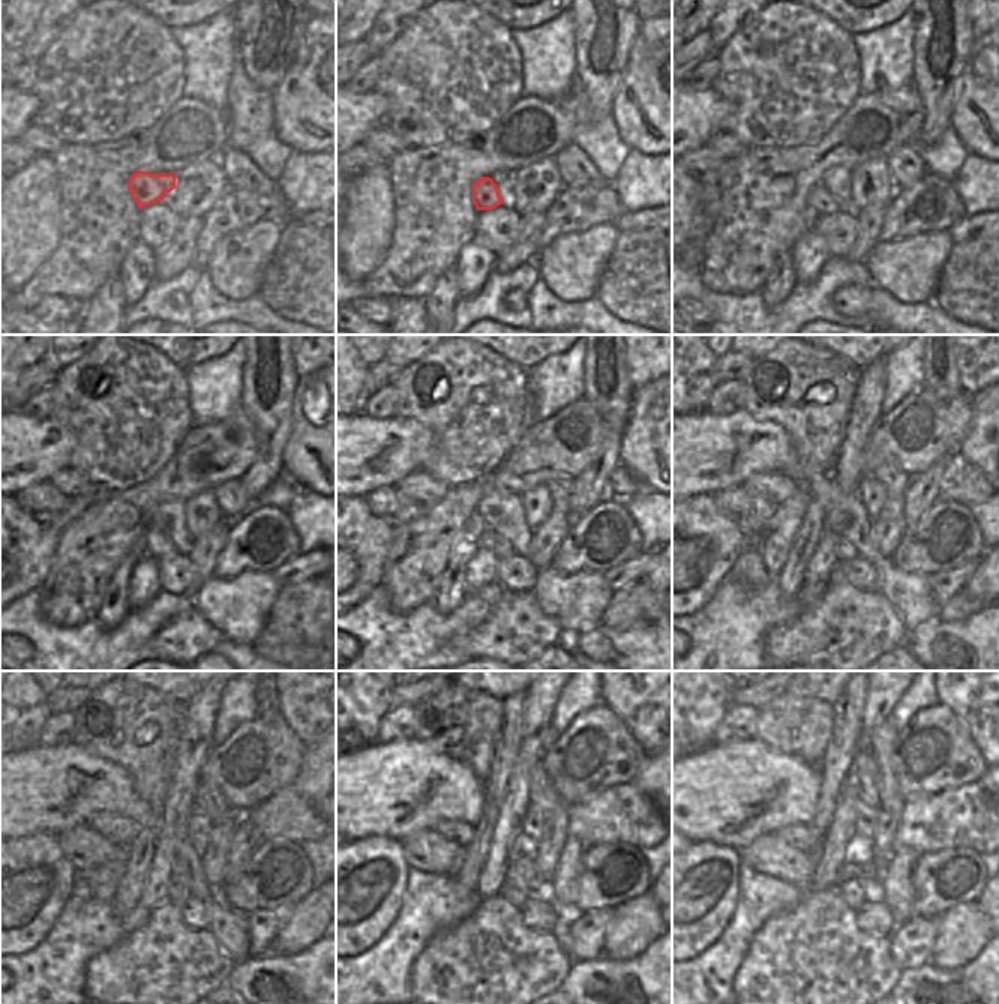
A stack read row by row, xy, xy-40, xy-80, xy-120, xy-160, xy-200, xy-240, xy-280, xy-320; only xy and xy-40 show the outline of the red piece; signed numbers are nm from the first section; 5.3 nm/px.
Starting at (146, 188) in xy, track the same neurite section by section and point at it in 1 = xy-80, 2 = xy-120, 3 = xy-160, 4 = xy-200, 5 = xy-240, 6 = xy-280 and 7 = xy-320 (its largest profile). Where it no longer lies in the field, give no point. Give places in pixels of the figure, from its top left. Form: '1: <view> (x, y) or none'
1: xy-80 (821, 203)
2: xy-120 (156, 544)
3: xy-160 (497, 544)
4: xy-200 (845, 551)
5: xy-240 (177, 893)
6: xy-280 (513, 890)
7: xy-320 (854, 893)

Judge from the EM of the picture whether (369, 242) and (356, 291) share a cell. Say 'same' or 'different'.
different

